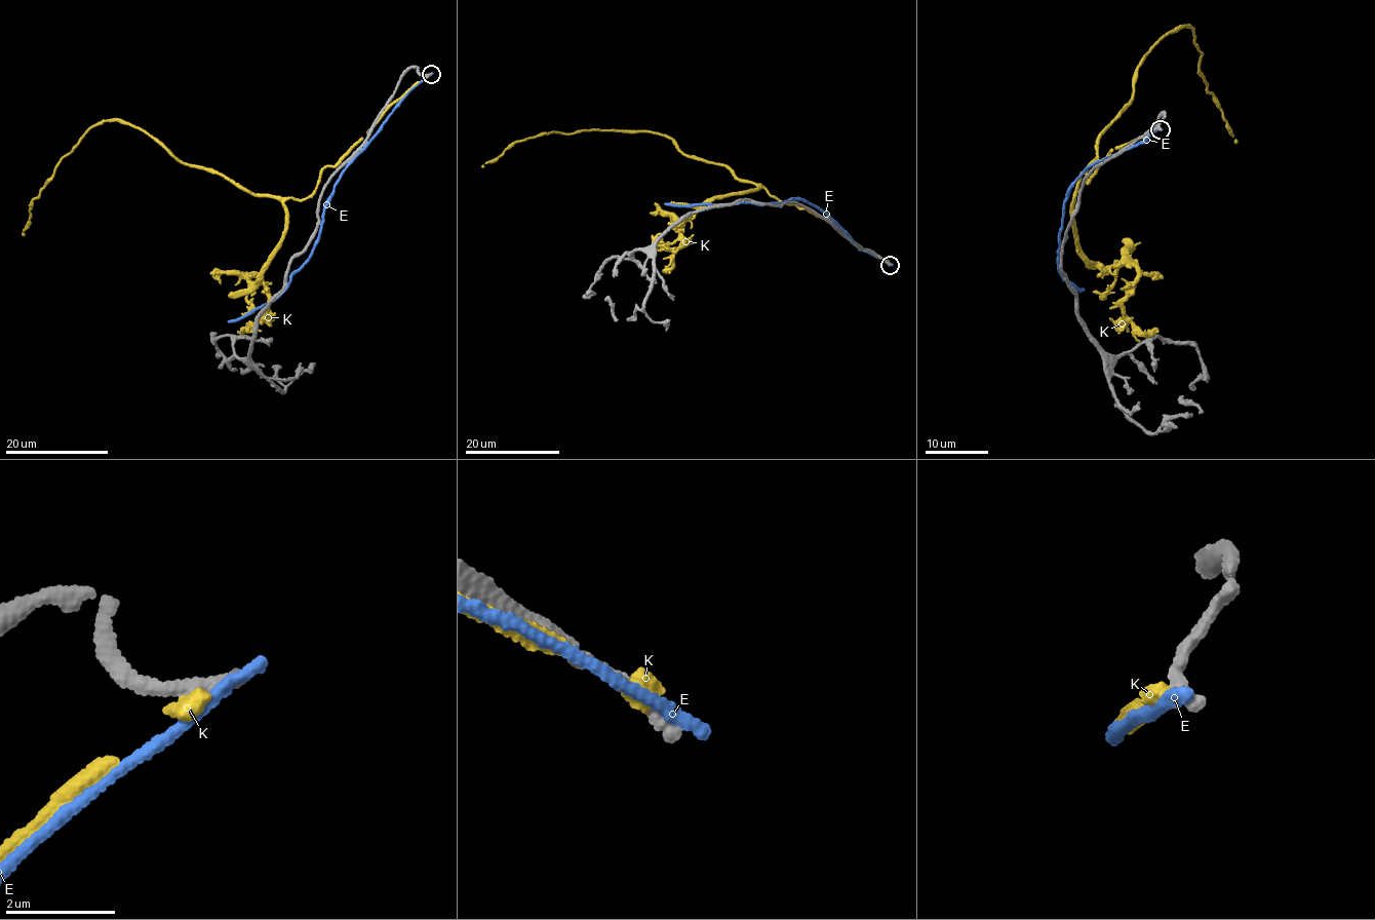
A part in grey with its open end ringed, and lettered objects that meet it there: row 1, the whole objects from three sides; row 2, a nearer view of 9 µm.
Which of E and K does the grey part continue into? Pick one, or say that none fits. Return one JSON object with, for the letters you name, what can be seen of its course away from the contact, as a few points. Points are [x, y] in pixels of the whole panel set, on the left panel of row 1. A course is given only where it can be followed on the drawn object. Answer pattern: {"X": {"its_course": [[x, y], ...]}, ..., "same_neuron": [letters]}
{"same_neuron": []}

